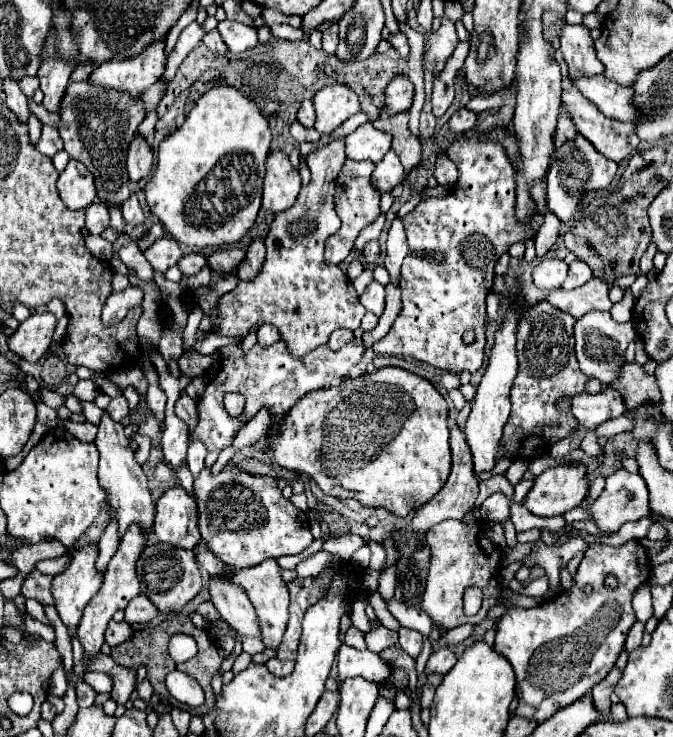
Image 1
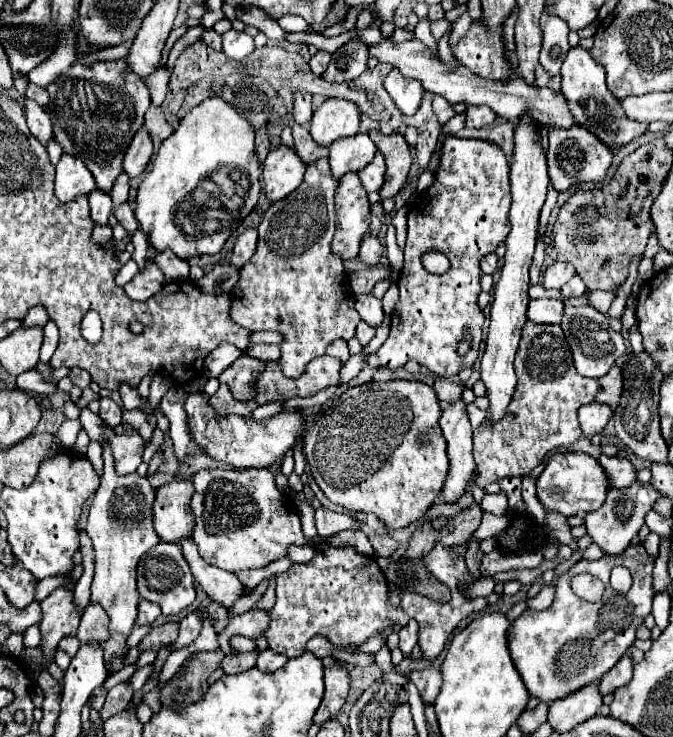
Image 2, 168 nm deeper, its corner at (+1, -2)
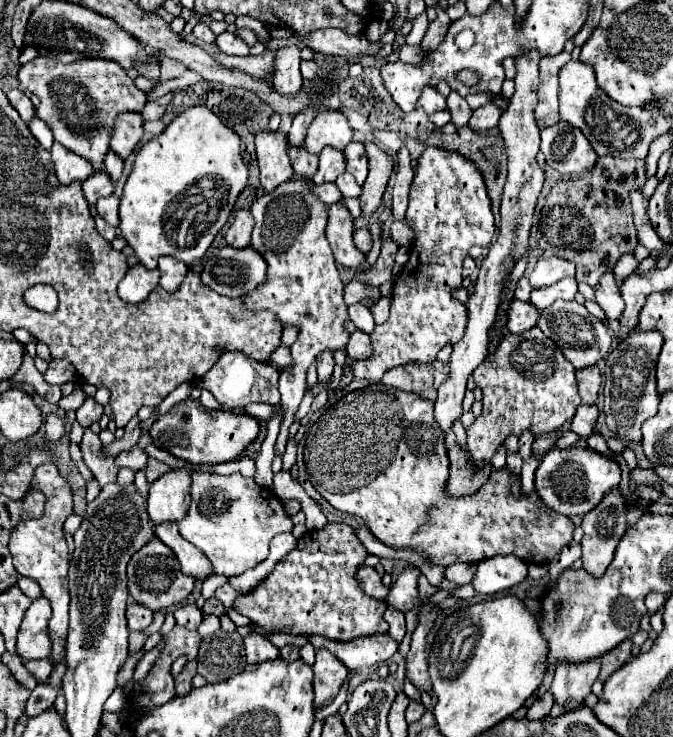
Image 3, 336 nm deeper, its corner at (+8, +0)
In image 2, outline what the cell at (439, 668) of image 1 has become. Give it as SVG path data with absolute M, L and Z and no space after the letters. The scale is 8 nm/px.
M429 664L423 670L413 670L411 672L411 682L415 682L415 686L421 692L421 698L425 704L435 702L439 688L441 688L441 672L439 672L439 664Z

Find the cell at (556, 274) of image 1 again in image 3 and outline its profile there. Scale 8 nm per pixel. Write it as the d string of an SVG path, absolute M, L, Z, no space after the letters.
M548 256L548 258L538 260L534 272L530 274L530 286L532 288L552 286L554 282L558 282L560 278L566 278L566 276L574 276L572 262L556 258L556 256Z

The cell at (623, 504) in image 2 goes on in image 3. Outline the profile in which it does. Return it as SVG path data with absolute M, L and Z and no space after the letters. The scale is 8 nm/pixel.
M620 488L610 490L602 498L602 502L582 518L582 530L584 530L584 538L580 540L580 546L582 546L582 568L588 574L592 574L596 578L600 578L604 574L604 570L610 566L610 562L614 558L614 550L616 550L620 538L626 532L626 524L628 524L626 522L626 506L624 506Z

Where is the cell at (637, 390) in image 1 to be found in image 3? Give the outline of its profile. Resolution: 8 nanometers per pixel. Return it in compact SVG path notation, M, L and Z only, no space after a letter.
M588 366L584 370L576 370L576 380L578 380L578 392L584 404L594 404L598 398L600 390L600 372L596 366Z

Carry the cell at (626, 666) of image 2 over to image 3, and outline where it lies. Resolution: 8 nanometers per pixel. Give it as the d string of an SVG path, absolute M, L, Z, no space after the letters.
M624 640L620 642L620 646L616 646L616 650L610 650L610 654L604 654L602 658L602 670L600 670L600 680L606 682L608 676L618 670L620 666L624 666L628 662L632 654L632 640Z

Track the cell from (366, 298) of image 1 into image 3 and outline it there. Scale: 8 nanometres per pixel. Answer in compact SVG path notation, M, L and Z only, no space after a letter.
M352 304L352 306L348 306L348 316L350 316L350 320L354 322L354 326L356 326L358 330L366 332L366 334L370 334L370 332L374 330L374 326L376 326L370 308L366 308L366 306L362 306L362 304Z

